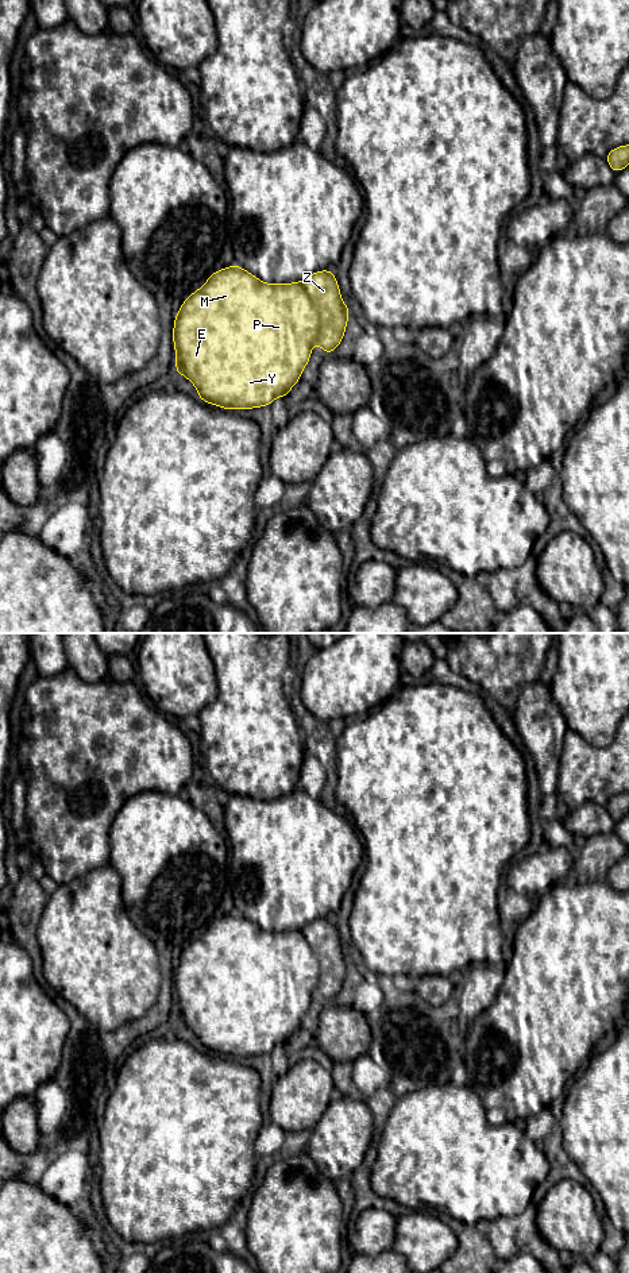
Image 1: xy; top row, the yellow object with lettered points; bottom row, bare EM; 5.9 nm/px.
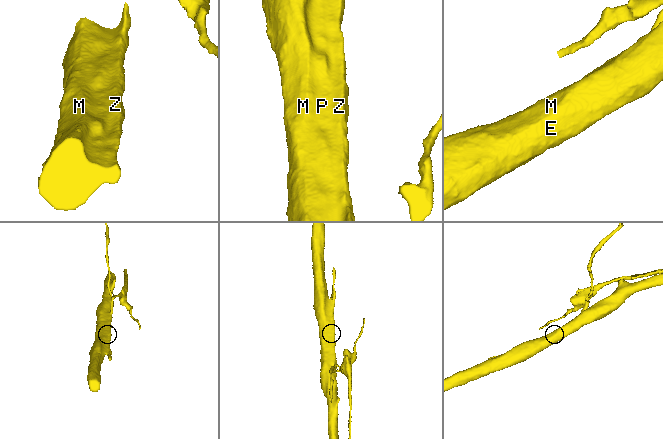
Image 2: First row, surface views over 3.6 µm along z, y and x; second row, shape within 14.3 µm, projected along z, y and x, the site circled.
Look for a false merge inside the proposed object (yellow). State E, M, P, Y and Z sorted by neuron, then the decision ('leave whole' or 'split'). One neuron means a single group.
E M P Y / Z; split

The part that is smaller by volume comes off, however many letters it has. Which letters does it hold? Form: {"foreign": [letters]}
{"foreign": ["Z"]}

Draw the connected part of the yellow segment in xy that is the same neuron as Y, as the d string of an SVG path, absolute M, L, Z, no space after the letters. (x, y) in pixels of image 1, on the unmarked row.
M234 913L213 922L188 944L174 965L175 1021L188 1026L204 1050L234 1058L270 1054L301 1027L319 984L319 960L301 930L265 931Z

